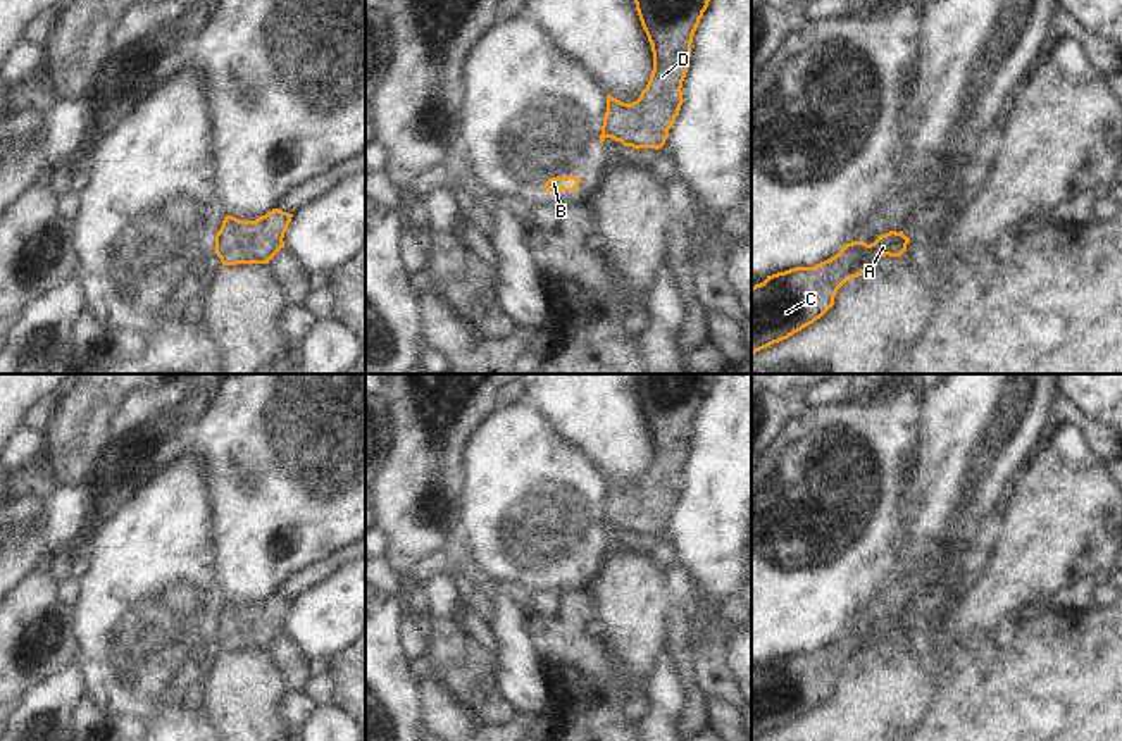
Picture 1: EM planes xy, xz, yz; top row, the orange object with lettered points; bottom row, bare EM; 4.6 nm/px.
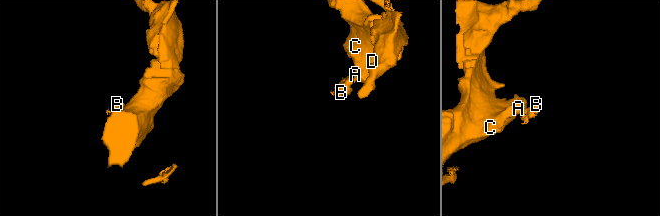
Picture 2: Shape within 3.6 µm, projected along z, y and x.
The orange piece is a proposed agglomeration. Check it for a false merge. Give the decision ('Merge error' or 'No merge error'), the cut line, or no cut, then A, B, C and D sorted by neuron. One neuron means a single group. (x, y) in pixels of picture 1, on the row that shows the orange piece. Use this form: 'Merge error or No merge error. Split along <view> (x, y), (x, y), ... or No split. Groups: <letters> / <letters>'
Merge error. Split along yz (897, 233), (905, 245). Groups: A C D / B.

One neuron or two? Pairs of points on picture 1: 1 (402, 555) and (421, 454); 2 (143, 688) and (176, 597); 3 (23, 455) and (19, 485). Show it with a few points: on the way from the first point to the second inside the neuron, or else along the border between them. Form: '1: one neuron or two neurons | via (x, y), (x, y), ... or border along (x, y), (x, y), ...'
1: one neuron | via (412, 529), (414, 498), (421, 479)
2: one neuron | via (145, 666), (149, 633), (155, 619)
3: two neurons | border along (33, 460), (18, 469)

